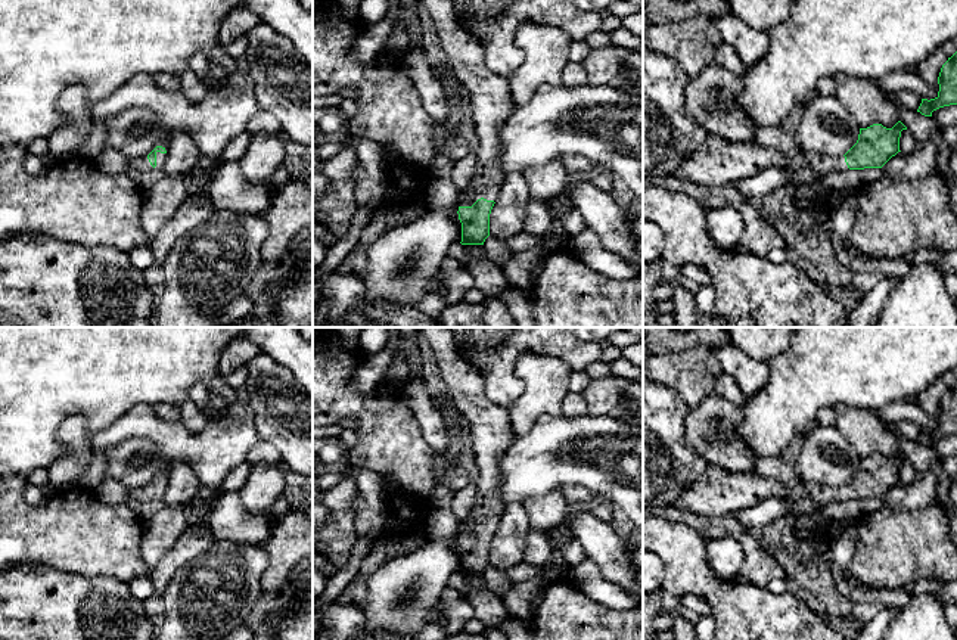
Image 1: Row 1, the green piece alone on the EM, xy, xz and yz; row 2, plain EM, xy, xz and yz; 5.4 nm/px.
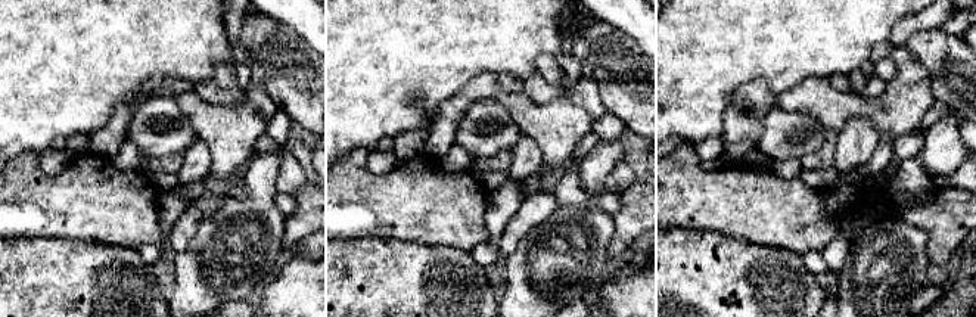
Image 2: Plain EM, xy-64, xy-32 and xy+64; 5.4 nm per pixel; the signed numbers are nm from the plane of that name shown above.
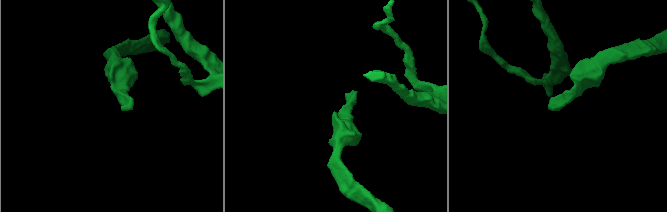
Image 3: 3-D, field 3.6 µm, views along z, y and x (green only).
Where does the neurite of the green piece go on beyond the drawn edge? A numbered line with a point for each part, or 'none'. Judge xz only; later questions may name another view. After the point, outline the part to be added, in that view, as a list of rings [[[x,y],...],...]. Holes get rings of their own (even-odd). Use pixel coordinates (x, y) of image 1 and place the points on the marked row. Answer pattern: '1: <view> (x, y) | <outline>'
1: xz (490, 105) | [[[451,0],[420,1],[431,13],[450,68],[466,91],[467,116],[479,140],[478,170],[463,192],[460,206],[472,206],[481,198],[495,202],[503,180],[498,162],[500,131],[515,109],[509,80],[487,68],[481,38],[462,25]]]

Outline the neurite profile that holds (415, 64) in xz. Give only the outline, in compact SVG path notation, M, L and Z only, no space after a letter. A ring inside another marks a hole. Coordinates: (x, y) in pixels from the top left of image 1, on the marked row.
M425 47L406 52L403 55L403 69L413 80L428 115L435 122L444 122L447 103L442 87L426 59Z

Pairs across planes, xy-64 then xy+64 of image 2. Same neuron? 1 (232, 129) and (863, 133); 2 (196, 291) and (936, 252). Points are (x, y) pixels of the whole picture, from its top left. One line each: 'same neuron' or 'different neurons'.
1: different neurons
2: different neurons

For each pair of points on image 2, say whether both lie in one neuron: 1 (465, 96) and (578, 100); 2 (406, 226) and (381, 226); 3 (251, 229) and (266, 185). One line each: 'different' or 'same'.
1: same
2: same
3: same

